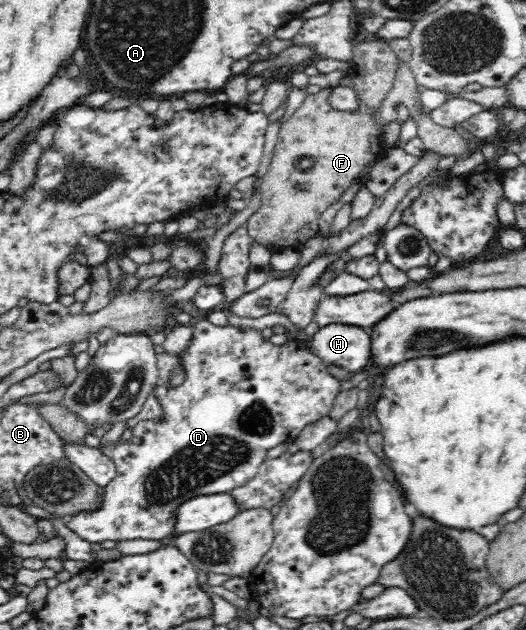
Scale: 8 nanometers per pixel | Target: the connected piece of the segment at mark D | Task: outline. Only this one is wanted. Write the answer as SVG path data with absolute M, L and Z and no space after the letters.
M205 317L192 321L191 328L193 329L193 342L189 346L189 352L185 358L185 362L182 362L188 372L188 377L185 378L185 382L181 386L171 388L171 390L164 387L165 381L179 362L176 362L175 357L167 354L165 351L155 353L158 377L152 394L157 399L157 402L161 404L166 414L166 421L164 423L139 421L132 428L132 438L130 441L113 446L112 460L116 466L116 475L109 484L103 487L105 489L103 495L104 500L101 500L99 506L94 510L75 514L66 524L67 527L71 528L71 530L76 532L83 540L87 540L87 542L102 543L105 540L114 540L117 543L120 540L137 540L137 538L143 538L143 540L161 540L161 538L169 536L174 532L174 510L177 506L196 496L225 494L233 490L233 488L244 485L260 470L260 466L267 459L267 450L275 448L275 446L283 442L295 440L305 426L321 420L321 417L327 417L329 412L331 412L331 408L333 408L333 401L339 393L339 381L329 374L329 370L323 365L323 362L320 362L316 356L313 356L307 346L301 341L287 340L283 346L273 346L270 341L267 343L263 341L261 332L237 330L232 326L228 326L228 324L227 326L215 326Z

